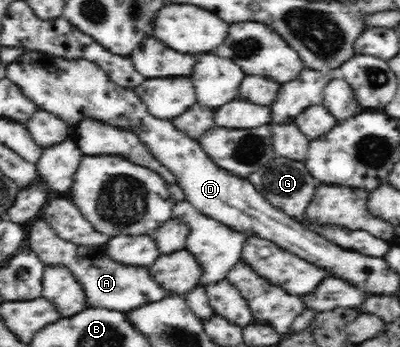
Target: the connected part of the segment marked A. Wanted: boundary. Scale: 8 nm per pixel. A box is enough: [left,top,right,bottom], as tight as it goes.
[27,216,171,312]

